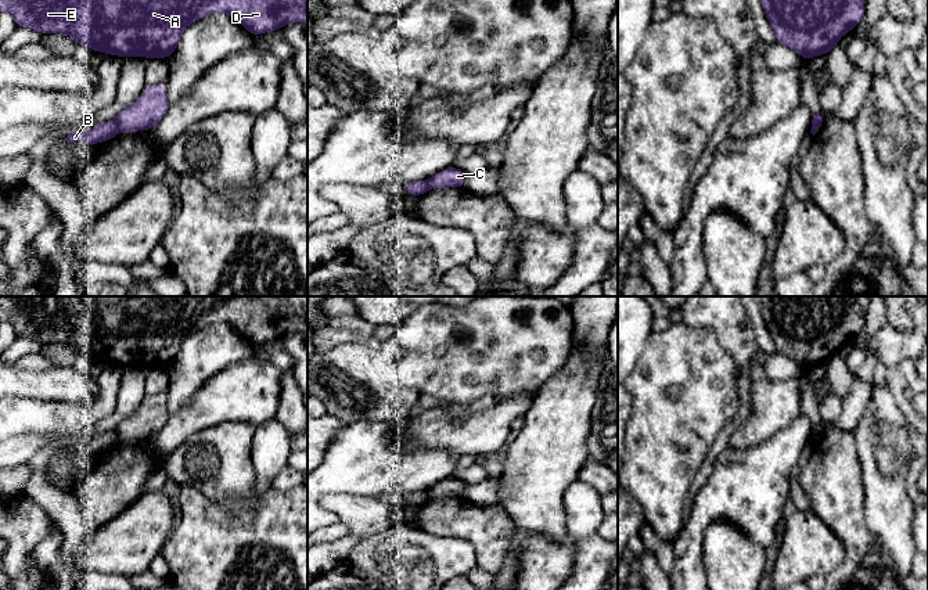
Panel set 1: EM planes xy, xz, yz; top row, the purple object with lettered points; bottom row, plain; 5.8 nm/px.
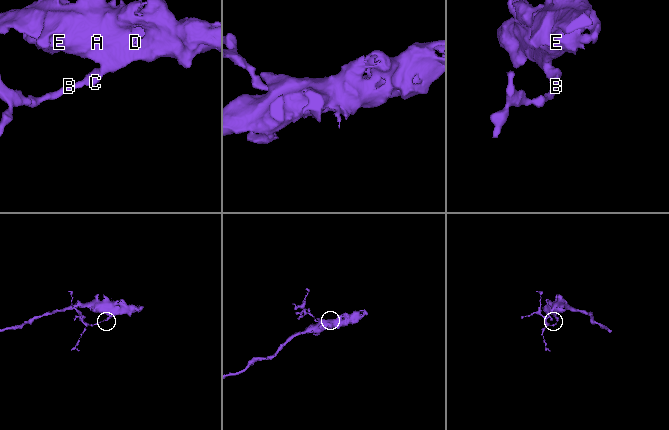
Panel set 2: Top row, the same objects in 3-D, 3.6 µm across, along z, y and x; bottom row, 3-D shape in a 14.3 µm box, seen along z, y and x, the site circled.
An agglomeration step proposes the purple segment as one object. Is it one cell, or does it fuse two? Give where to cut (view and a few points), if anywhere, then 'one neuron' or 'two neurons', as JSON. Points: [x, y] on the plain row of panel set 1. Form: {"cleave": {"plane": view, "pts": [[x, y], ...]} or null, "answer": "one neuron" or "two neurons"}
{"cleave": {"plane": "xy", "pts": [[115, 430], [119, 439]]}, "answer": "two neurons"}

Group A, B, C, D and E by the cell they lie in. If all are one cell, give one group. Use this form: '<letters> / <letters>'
A C D E / B

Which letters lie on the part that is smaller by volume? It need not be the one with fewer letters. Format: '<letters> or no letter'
B

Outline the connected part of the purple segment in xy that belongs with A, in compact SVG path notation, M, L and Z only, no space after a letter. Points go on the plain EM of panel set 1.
M0 296L0 323L10 323L17 337L42 345L62 343L76 355L118 367L169 368L183 341L212 323L227 323L251 345L278 341L291 332L307 332L307 296Z

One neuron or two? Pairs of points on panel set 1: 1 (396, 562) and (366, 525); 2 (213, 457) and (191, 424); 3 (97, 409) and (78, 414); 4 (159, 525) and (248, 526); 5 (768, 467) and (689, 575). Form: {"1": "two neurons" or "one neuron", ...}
{"1": "two neurons", "2": "two neurons", "3": "one neuron", "4": "two neurons", "5": "one neuron"}

